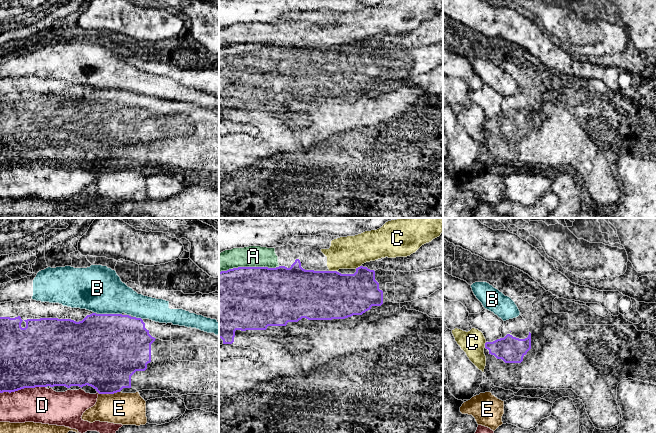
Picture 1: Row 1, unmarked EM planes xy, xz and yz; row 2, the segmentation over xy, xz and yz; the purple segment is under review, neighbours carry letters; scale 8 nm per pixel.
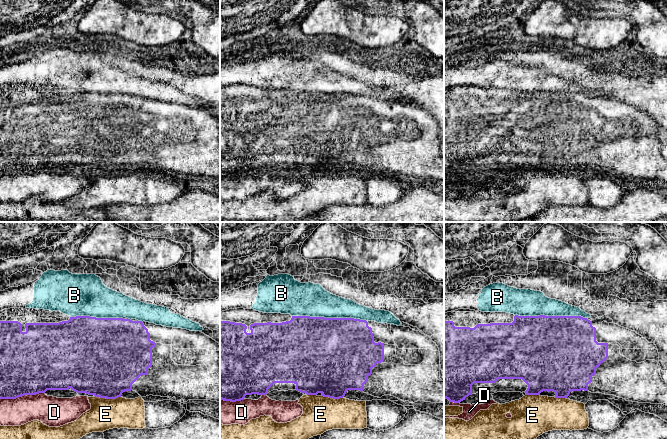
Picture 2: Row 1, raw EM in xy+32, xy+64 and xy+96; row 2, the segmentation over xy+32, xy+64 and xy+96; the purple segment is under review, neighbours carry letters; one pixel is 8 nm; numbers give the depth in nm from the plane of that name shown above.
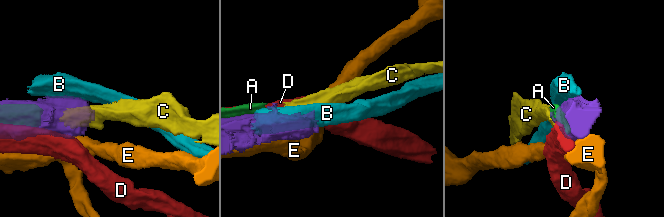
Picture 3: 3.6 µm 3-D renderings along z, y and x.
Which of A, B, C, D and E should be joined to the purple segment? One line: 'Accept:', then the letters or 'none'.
Accept: none

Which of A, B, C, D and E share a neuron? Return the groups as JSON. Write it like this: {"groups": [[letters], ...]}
{"groups": [["A", "C"], ["B"], ["D"], ["E"]]}

